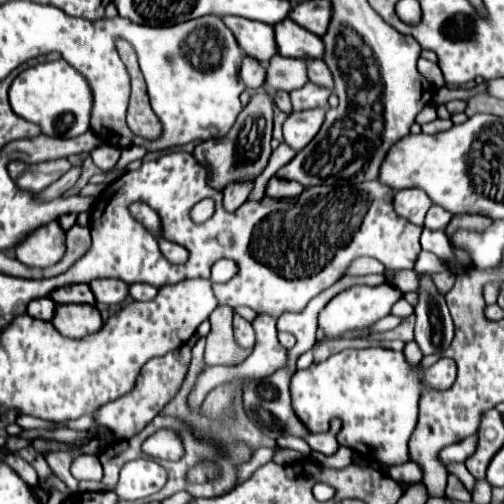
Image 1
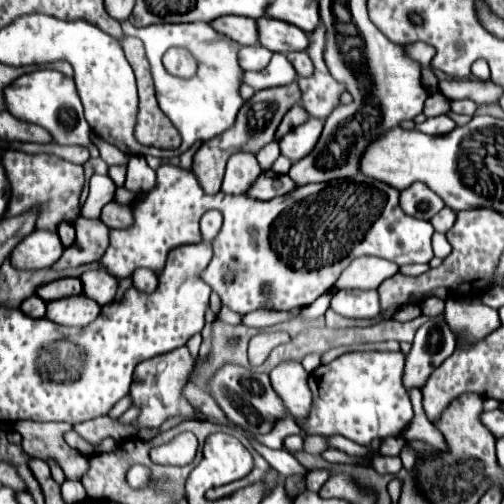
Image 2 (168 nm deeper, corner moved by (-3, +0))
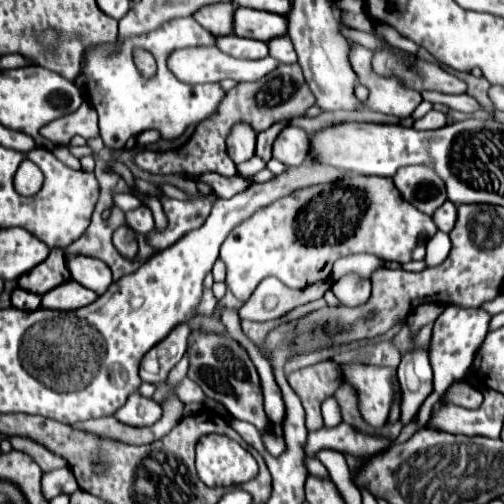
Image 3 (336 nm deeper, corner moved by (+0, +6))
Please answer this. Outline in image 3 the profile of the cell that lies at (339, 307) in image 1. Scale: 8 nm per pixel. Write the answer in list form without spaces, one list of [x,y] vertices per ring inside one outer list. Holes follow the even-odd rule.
[[[346,274],[334,282],[332,292],[340,300],[340,304],[346,304],[346,306],[364,304],[370,298],[370,280],[360,278],[356,274]]]

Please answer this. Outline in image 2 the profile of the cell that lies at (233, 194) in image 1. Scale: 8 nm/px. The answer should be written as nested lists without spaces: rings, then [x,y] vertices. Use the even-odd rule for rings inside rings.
[[[235,154],[227,162],[225,180],[221,192],[225,194],[247,194],[247,188],[259,178],[259,162],[251,154]]]

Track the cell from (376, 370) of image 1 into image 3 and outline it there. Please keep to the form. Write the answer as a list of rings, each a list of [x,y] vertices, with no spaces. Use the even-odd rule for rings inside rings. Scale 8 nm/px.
[[[366,364],[342,366],[346,380],[354,384],[360,398],[360,412],[372,426],[382,426],[388,420],[388,412],[394,400],[392,368],[374,368]]]

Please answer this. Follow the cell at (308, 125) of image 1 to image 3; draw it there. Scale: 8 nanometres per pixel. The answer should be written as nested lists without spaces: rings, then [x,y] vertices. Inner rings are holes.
[[[288,126],[274,140],[272,156],[284,166],[300,166],[308,158],[308,132]]]

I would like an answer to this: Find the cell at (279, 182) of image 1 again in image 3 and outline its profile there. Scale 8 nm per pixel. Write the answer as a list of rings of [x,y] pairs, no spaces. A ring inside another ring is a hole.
[[[206,172],[200,176],[188,176],[188,178],[192,178],[194,182],[206,182],[212,188],[214,196],[218,196],[218,198],[232,198],[234,194],[238,194],[250,186],[250,182],[240,174],[236,174],[232,178],[224,178],[214,172]]]

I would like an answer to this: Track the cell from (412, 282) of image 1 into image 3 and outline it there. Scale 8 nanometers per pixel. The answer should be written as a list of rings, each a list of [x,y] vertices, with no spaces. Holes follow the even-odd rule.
[[[446,306],[442,316],[438,316],[438,320],[434,322],[432,342],[430,342],[430,366],[434,370],[434,392],[424,400],[424,404],[418,410],[420,426],[424,426],[430,420],[434,404],[440,402],[448,386],[468,376],[474,356],[488,334],[488,322],[490,322],[490,314],[484,312],[482,308],[458,308],[458,306]]]

